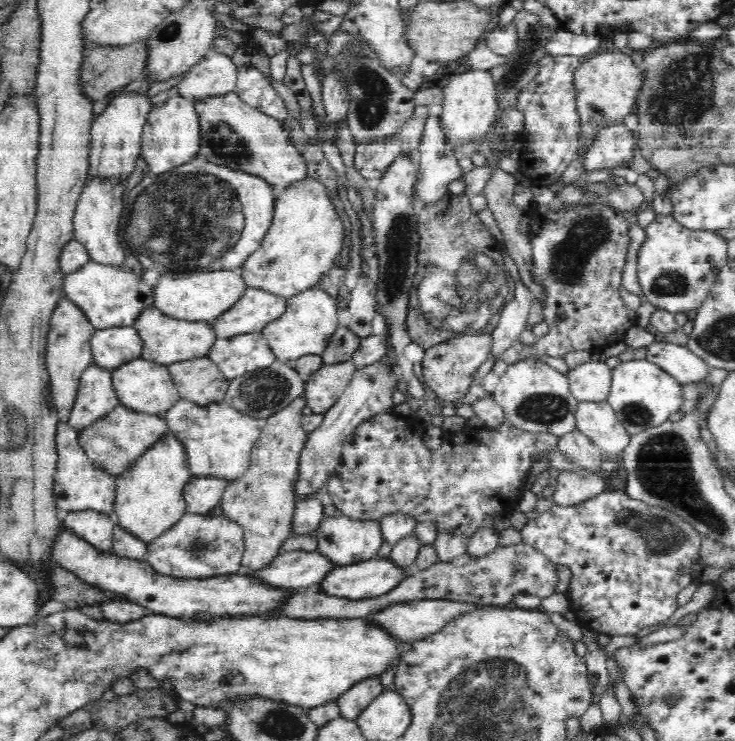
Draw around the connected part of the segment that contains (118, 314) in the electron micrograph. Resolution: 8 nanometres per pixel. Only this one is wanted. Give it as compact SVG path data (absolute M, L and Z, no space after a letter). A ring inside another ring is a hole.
M88 261L80 269L68 273L63 282L63 296L69 297L87 315L95 330L112 326L133 326L146 309L154 308L153 286L122 265Z

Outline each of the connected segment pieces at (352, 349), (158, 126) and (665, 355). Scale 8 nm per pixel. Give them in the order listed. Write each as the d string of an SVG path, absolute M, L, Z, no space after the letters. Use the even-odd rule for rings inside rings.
M337 326L336 332L329 338L321 358L324 365L336 365L351 361L352 355L360 348L361 337L346 326Z
M178 95L162 107L152 108L141 138L141 157L148 164L151 176L191 162L199 156L200 148L199 117L192 101Z
M662 340L647 346L645 360L662 368L683 385L700 384L706 378L710 378L709 374L712 371L689 347Z

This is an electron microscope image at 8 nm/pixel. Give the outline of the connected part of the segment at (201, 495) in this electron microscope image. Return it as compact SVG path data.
M192 476L182 492L186 503L186 512L208 514L221 502L228 481L225 478Z

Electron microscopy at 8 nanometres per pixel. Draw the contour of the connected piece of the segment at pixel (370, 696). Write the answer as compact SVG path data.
M372 676L366 680L360 680L352 685L338 699L339 715L356 721L358 714L368 707L372 700L382 694L384 688L381 685L380 676Z

